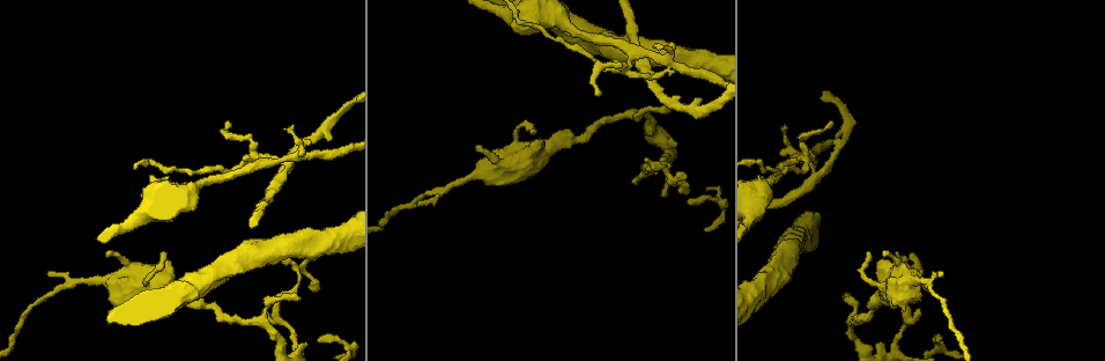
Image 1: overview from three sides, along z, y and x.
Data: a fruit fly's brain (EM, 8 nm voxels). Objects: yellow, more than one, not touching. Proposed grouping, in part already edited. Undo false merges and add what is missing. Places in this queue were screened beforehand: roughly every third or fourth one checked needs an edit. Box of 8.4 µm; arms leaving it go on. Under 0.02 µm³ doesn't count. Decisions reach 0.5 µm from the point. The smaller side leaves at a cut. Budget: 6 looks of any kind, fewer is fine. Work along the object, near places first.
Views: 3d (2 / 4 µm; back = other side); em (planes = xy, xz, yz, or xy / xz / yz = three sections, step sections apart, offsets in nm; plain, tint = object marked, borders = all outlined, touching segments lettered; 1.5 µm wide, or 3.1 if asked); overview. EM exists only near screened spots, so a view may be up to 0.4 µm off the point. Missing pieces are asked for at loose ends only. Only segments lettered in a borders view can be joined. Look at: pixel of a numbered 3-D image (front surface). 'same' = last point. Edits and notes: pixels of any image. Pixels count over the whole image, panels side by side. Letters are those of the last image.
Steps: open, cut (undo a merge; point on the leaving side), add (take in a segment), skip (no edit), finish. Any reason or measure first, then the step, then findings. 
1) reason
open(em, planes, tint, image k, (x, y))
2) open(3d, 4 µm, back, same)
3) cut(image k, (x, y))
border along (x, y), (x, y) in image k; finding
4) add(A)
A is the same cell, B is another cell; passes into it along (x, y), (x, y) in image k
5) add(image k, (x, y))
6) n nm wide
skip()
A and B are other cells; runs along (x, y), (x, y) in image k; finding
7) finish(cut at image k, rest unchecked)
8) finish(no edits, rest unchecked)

an open end
open(3d, 2 µm, back, image 1, (832, 121))

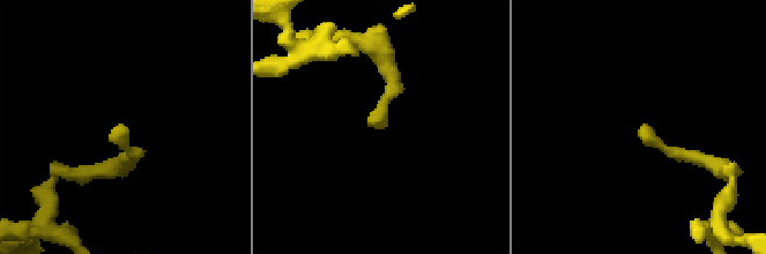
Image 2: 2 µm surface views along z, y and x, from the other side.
now the EM
open(em, planes, borders, image 2, (381, 119))

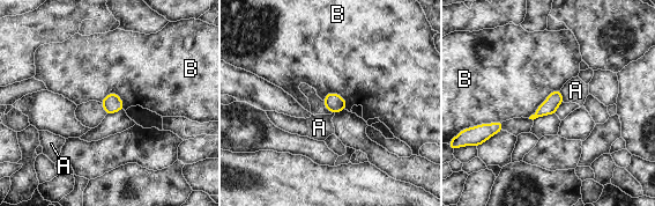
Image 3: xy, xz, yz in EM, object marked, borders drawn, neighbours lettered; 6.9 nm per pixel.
110 nm wide
skip()
A and B are other cells; none of them fits

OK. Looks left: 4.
thin end
open(em, planes, plain, image 1, (897, 255))

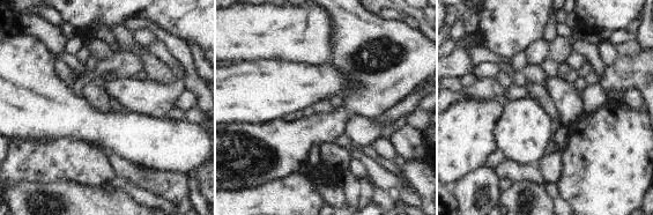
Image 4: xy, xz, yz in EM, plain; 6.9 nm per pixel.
open(em, planes, borders, same)

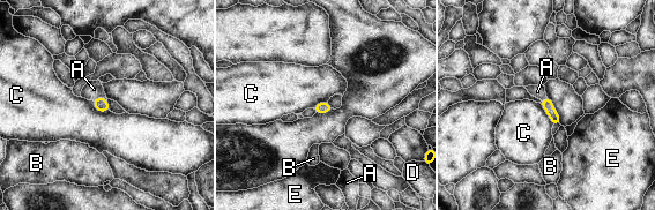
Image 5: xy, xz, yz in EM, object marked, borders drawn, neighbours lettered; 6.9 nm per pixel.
add(A)
A is the same cell, B, C, D and E are other cells; passes into it along (101, 104), (99, 97), (94, 89) in image 5; the cell continues

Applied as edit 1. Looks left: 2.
finish(add at image 5, rest unchecked)

